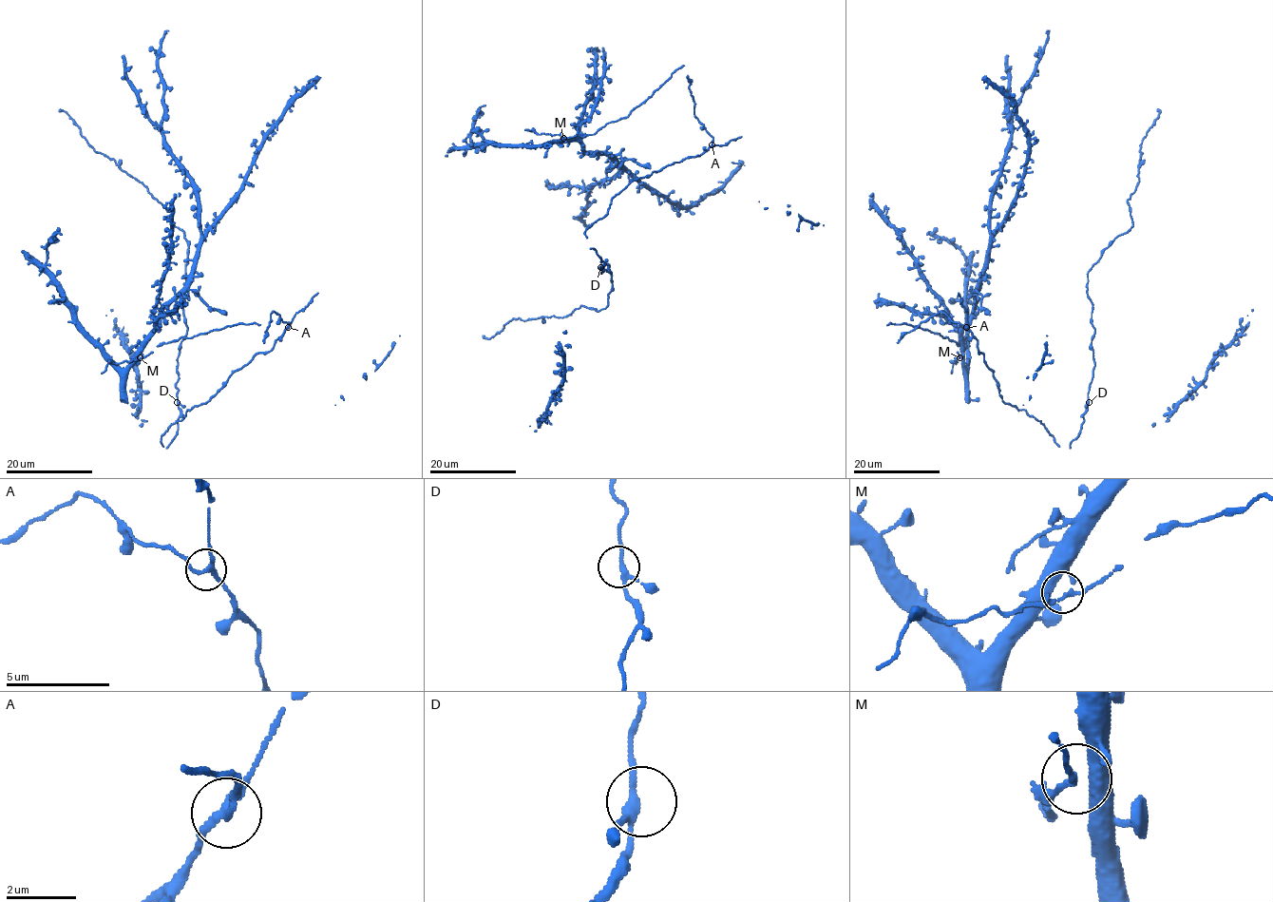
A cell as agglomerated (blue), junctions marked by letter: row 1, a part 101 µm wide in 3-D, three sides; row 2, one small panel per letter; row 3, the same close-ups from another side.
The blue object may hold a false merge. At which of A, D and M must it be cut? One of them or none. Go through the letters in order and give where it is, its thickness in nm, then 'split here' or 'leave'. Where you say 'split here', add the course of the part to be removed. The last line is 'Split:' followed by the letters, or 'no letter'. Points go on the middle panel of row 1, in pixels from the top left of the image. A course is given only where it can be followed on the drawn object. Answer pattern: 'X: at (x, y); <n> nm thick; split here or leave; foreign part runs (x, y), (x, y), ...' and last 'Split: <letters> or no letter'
A: at (712, 144); 190 nm thick; split here; foreign part runs (712, 144), (712, 137), (693, 112), (694, 103), (687, 75)
D: at (600, 267); 200 nm thick; leave
M: at (563, 138); 140 nm thick; leave
Split: A

